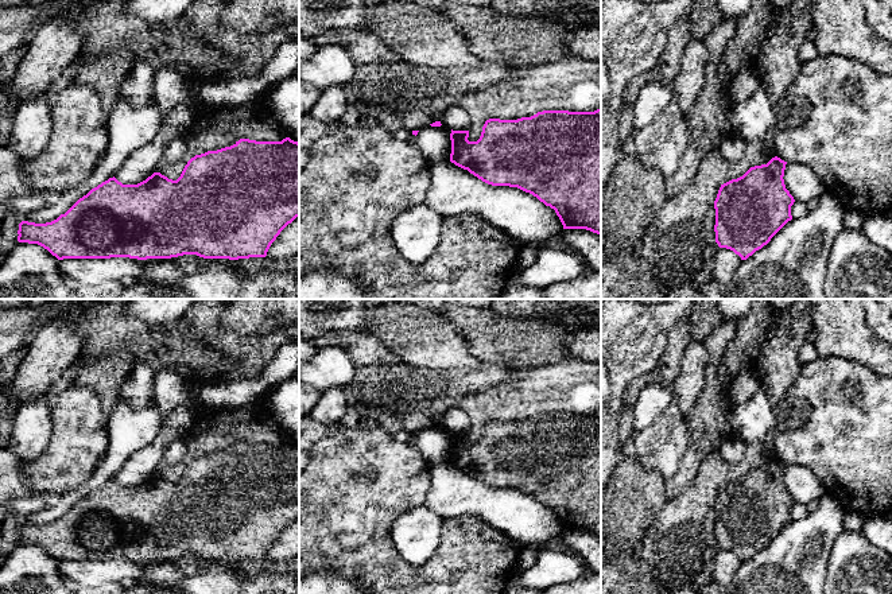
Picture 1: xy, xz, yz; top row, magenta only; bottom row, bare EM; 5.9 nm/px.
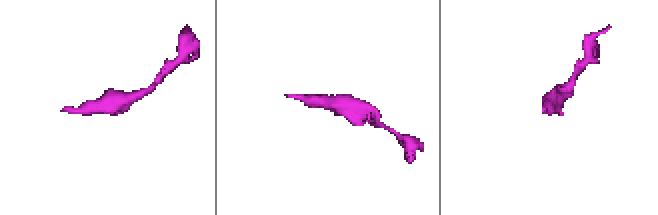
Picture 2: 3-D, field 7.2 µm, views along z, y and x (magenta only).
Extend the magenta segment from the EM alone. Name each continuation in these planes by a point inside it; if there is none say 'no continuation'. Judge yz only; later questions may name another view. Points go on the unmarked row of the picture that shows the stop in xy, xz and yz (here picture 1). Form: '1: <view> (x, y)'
no continuation

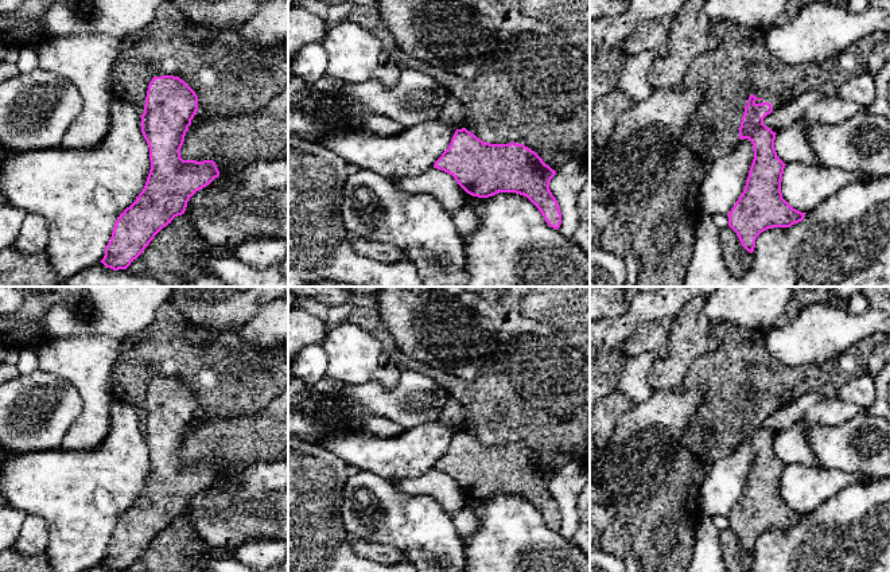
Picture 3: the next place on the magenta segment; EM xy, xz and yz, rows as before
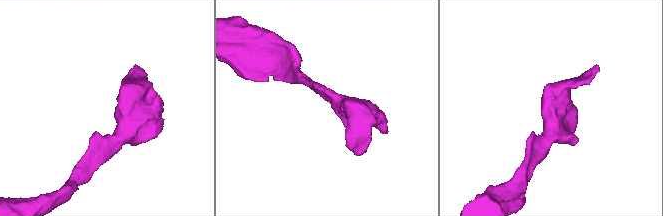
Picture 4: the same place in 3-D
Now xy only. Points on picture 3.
no continuation

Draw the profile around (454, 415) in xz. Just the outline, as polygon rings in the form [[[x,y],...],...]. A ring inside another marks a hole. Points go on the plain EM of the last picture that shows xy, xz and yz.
[[[455,401],[454,404],[444,406],[440,420],[447,425],[454,427],[456,431],[462,431],[467,421],[467,412],[459,402]]]

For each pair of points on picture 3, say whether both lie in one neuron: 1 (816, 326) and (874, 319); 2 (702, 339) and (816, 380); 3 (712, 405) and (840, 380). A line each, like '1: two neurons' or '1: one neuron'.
1: one neuron
2: two neurons
3: one neuron

